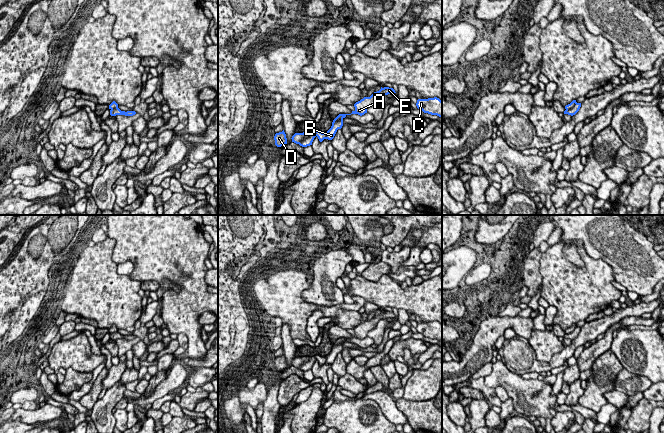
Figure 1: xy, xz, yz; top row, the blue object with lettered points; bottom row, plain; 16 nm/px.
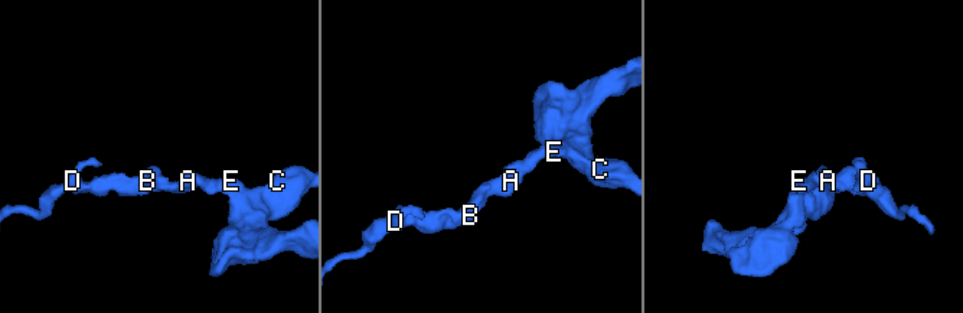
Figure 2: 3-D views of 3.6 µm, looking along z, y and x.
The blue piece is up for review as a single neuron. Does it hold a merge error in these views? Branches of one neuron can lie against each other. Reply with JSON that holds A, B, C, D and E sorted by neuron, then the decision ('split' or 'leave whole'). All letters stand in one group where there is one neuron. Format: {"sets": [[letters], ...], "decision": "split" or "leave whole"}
{"sets": [["A", "B", "C", "E"], ["D"]], "decision": "split"}

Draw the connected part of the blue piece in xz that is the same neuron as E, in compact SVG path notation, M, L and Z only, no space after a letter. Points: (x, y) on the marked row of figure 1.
M384 87L377 91L374 92L370 97L364 97L363 99L361 99L360 101L356 102L354 104L355 110L352 111L351 114L358 114L360 116L364 115L365 113L367 113L367 109L374 105L375 102L377 101L377 99L381 96L381 95L388 95L388 94L392 94L394 95L396 92L393 88L389 88L389 87Z

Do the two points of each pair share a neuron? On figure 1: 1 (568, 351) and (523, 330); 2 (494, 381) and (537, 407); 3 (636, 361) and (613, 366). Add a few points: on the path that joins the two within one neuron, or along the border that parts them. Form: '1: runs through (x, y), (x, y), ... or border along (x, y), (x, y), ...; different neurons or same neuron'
1: border along (516, 334), (527, 339); different neurons
2: runs through (505, 381), (512, 382), (526, 396); same neuron
3: border along (610, 349), (623, 367); different neurons

